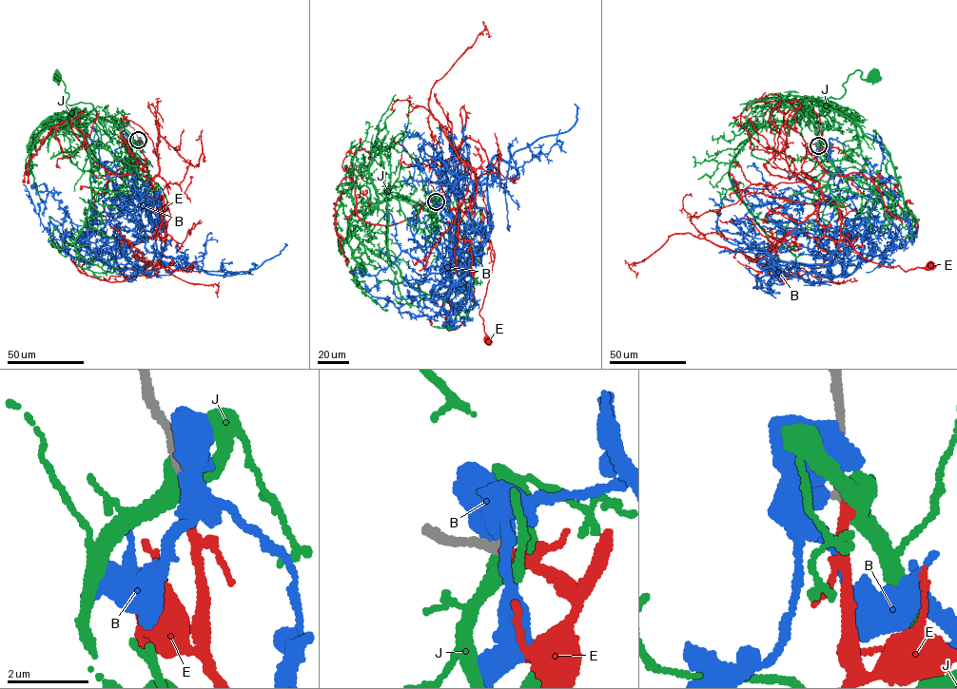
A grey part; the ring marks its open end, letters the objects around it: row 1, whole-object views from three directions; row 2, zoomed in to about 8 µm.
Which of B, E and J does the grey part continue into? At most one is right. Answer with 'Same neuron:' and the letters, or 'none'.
Same neuron: E

